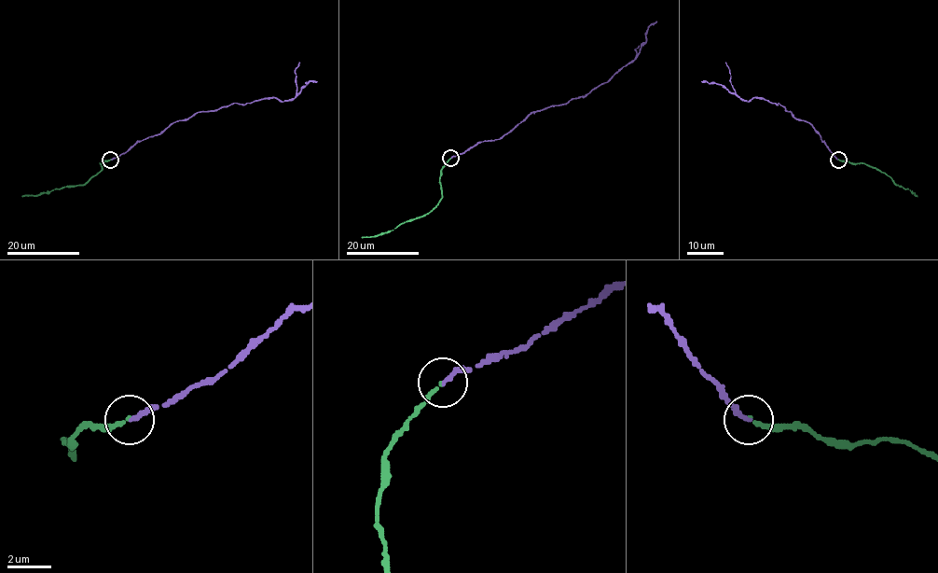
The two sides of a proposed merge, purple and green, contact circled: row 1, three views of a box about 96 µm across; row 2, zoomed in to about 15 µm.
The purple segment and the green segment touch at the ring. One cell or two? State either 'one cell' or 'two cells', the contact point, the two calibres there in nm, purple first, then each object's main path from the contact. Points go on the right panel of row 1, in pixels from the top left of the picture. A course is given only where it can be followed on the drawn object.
one cell; place (838, 160); calibres 220 and 180 nm; course purple (838, 160), (809, 123), (796, 119), (778, 103), (758, 97), (749, 101), (741, 99), (721, 84), (702, 81); course green (838, 160), (877, 168), (896, 185), (917, 196)

